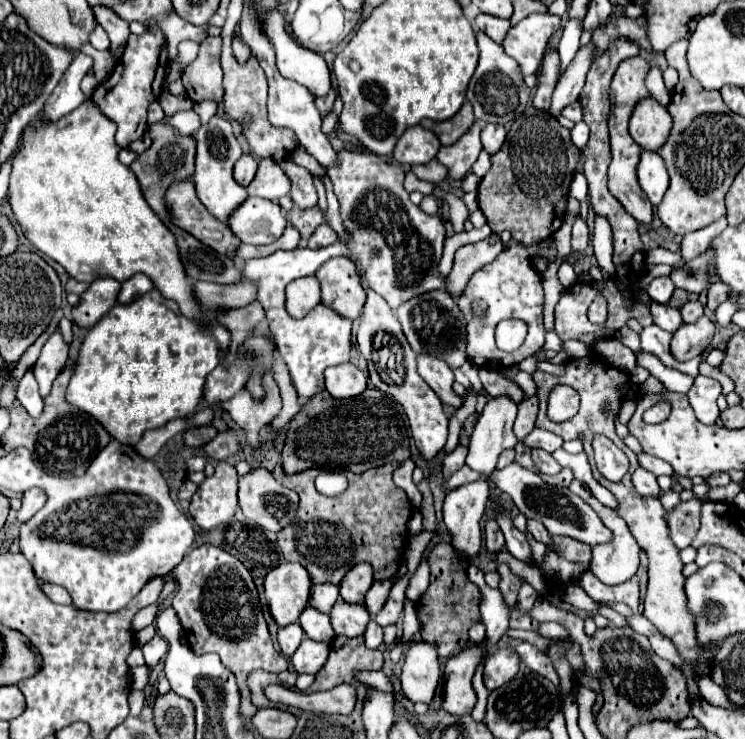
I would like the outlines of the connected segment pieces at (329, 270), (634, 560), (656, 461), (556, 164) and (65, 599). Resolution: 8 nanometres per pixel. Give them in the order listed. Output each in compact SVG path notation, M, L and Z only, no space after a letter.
M332 258L318 272L322 286L322 304L344 318L356 320L362 314L366 290L360 284L356 266L348 258Z
M574 479L569 486L569 490L588 503L598 516L600 516L600 520L614 532L614 540L612 540L612 542L608 542L608 544L598 544L598 546L592 548L592 562L590 562L592 574L594 574L598 580L602 580L604 584L620 584L620 582L630 580L630 578L636 574L638 564L640 564L640 560L638 560L640 546L638 546L638 542L632 538L630 530L628 530L628 524L616 514L616 510L606 508L606 506L598 502L590 489L579 480Z
M642 454L640 458L640 466L642 468L646 468L648 472L652 472L652 474L656 474L656 476L660 476L660 474L668 474L669 477L672 477L672 466L668 464L668 462L664 462L664 460L660 460L660 458L654 458L654 456L650 456L650 454Z
M528 106L524 114L520 114L512 122L502 150L492 156L492 168L478 186L478 204L492 232L498 234L502 230L508 230L512 232L512 238L524 246L536 246L538 242L552 236L556 226L562 224L562 216L568 200L568 188L570 182L574 180L578 160L580 160L580 150L572 144L570 130L560 126L552 114Z
M37 577L39 586L42 588L43 592L53 601L59 604L72 605L72 598L65 588L62 586L50 584L44 582Z

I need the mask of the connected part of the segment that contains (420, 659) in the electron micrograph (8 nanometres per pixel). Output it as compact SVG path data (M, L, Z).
M418 640L408 646L400 674L402 692L412 702L430 704L440 678L438 650L434 642Z

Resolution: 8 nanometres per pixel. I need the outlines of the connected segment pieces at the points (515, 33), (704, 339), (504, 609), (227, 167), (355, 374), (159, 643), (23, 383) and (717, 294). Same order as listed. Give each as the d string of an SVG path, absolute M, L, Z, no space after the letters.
M532 14L512 26L502 42L502 48L512 56L520 68L522 76L536 74L550 36L560 28L560 18L554 14Z
M702 316L700 322L682 324L678 328L678 332L672 338L670 352L678 362L692 360L710 346L712 336L714 336L714 324L708 316Z
M470 564L468 568L468 578L482 590L482 604L480 604L480 614L482 622L486 626L486 656L492 654L496 648L496 642L506 634L508 630L508 620L510 620L510 608L504 602L504 596L498 592L498 588L490 588L484 582L484 574L476 564Z
M214 116L208 124L200 126L200 130L196 132L196 170L192 174L192 182L200 202L220 222L226 222L228 216L248 198L246 188L232 178L232 168L240 156L242 156L240 142L234 136L230 120L226 120L224 116Z
M352 362L324 370L324 378L326 390L334 398L352 398L366 388L366 376Z
M154 636L150 642L146 642L142 646L142 652L144 652L144 658L146 658L146 666L152 668L168 652L168 642L162 636Z
M32 368L26 370L26 374L22 376L22 380L18 382L18 388L16 388L16 398L20 400L20 404L28 410L30 416L40 416L42 414L42 396L38 394L38 384L34 380L34 374L32 374Z
M716 280L710 288L708 288L708 310L714 312L722 302L728 300L728 286L724 286L724 282Z

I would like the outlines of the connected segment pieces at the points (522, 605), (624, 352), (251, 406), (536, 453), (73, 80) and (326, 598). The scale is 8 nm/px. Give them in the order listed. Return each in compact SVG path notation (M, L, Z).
M524 584L524 586L522 586L522 592L518 594L518 604L516 604L516 610L518 610L518 612L522 612L522 614L528 614L528 612L534 608L536 598L538 598L536 590L534 590L530 584Z
M602 338L594 344L594 350L600 354L602 360L606 360L608 364L620 368L620 370L626 370L626 372L632 372L636 368L636 356L634 352L624 346L620 340L616 338Z
M268 372L264 376L264 386L266 386L266 398L262 402L256 402L250 392L243 388L228 402L222 402L220 408L230 414L230 418L246 432L248 444L252 450L260 450L260 430L270 424L270 420L280 412L282 400L278 394L278 386Z
M534 448L534 450L532 450L532 460L534 460L534 464L536 464L544 474L556 474L556 472L560 472L560 464L558 464L546 450Z
M76 54L72 66L66 70L66 74L62 76L60 84L56 86L54 94L50 94L48 102L44 104L44 110L36 116L34 122L28 124L28 128L36 128L36 122L40 120L42 124L48 122L56 122L62 116L70 114L72 110L76 110L82 102L86 102L88 98L84 96L84 92L80 90L80 82L86 76L86 72L92 68L92 58L84 56L84 54Z
M314 584L312 586L312 596L310 596L310 606L324 612L324 614L330 614L334 602L340 598L338 594L338 586L332 586L332 584Z

